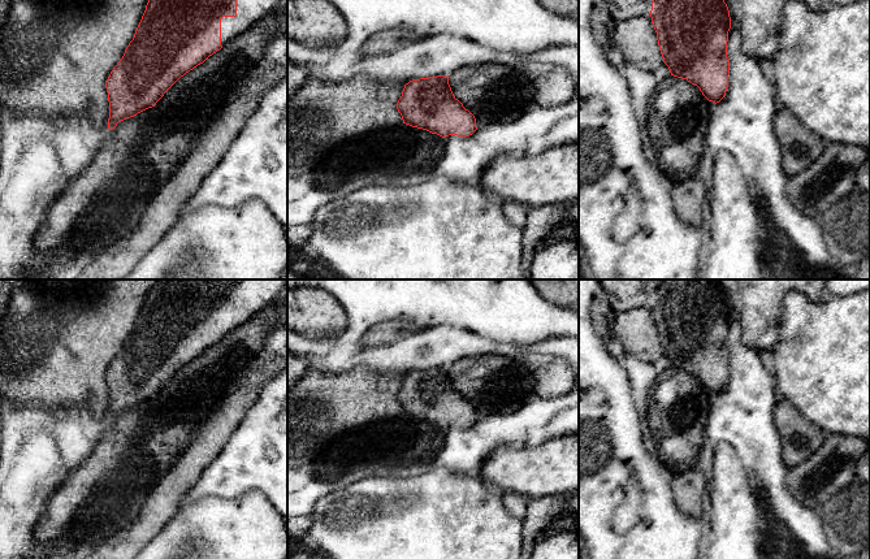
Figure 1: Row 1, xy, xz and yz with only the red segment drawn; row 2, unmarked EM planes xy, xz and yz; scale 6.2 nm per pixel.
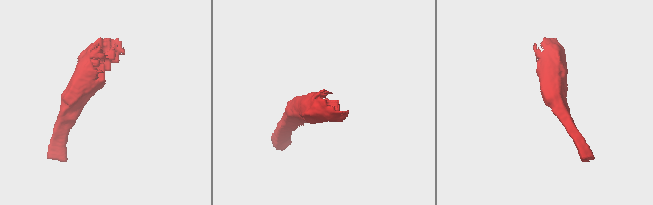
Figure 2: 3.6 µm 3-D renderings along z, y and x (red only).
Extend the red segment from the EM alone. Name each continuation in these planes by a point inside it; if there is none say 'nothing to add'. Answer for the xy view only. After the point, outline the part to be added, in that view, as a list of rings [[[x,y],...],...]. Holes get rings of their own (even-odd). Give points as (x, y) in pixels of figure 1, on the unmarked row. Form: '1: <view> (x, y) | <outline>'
1: xy (252, 295) | [[[238,280],[237,307],[221,309],[221,337],[274,304],[287,286],[287,280]]]

